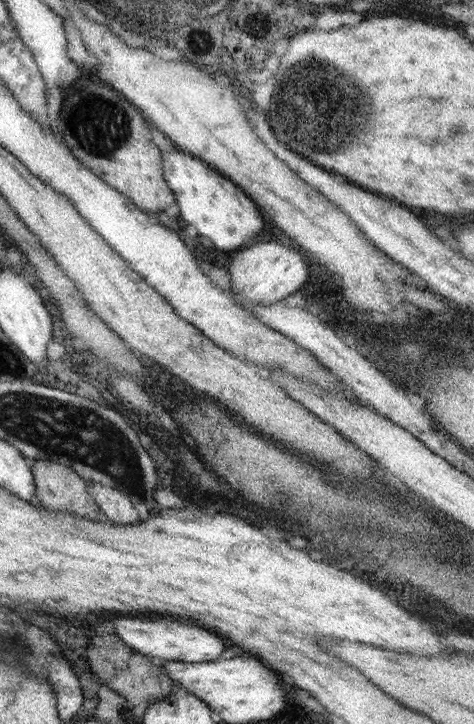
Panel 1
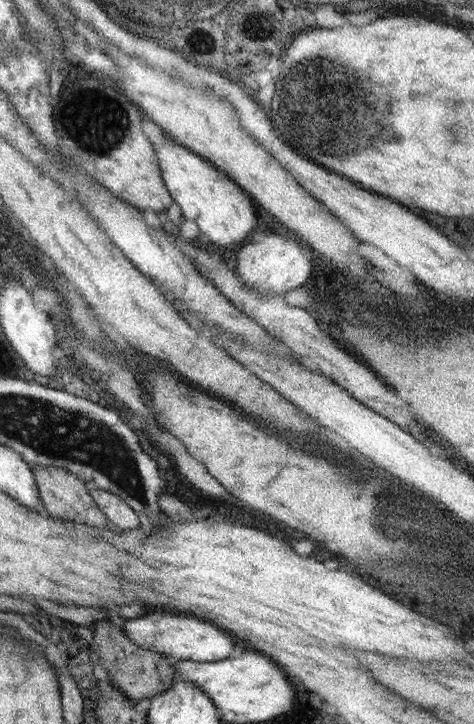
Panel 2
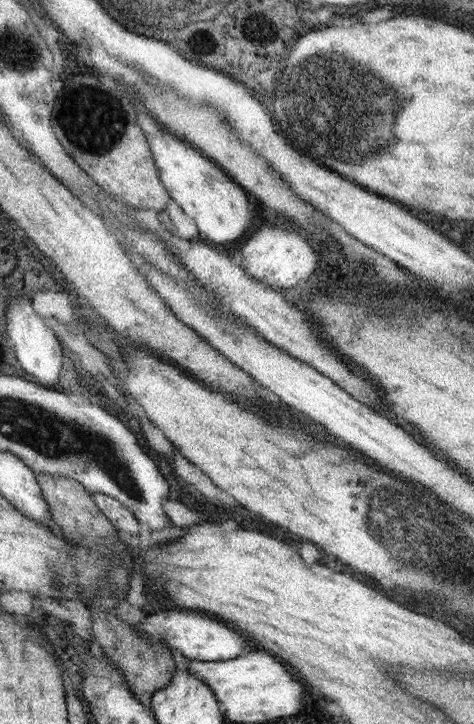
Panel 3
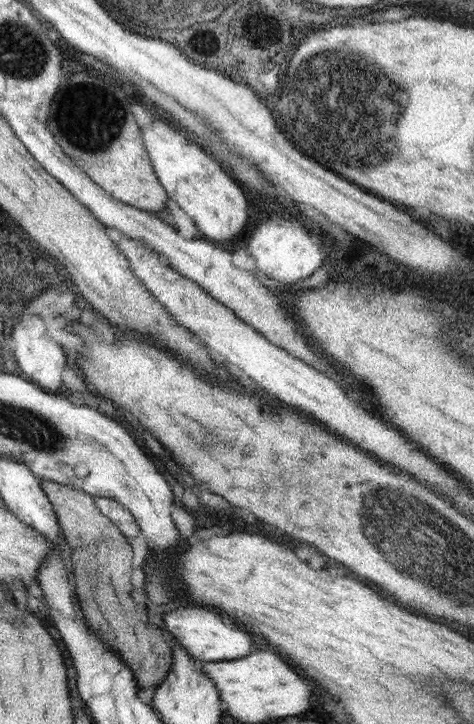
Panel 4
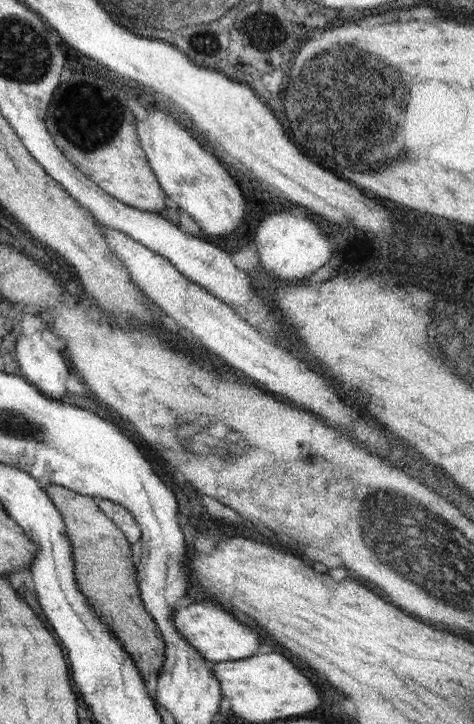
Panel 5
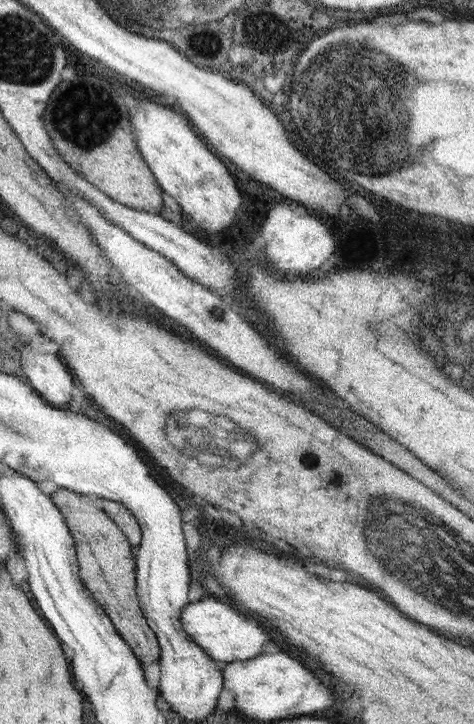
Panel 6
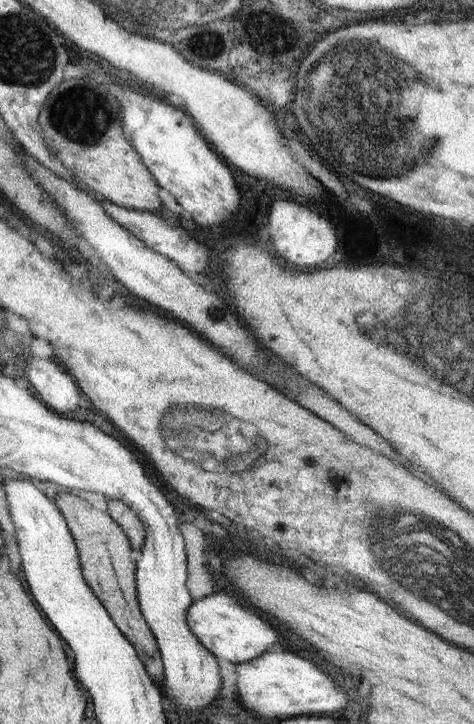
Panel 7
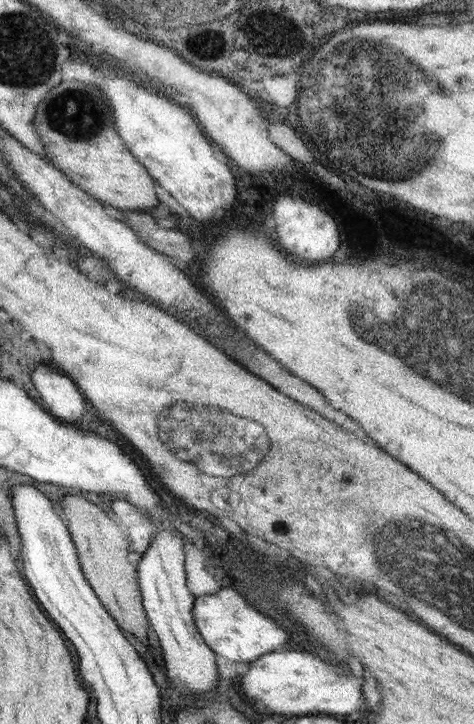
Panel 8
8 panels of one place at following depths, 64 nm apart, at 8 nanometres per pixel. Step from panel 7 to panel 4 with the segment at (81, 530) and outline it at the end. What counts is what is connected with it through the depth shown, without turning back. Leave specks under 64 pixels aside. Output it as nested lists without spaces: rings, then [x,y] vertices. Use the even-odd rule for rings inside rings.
[[[42,479],[40,484],[53,504],[62,534],[71,548],[75,594],[89,628],[130,667],[139,688],[144,690],[162,684],[171,669],[172,650],[165,633],[148,620],[147,606],[132,600],[131,541],[98,510],[92,495],[53,480]]]

